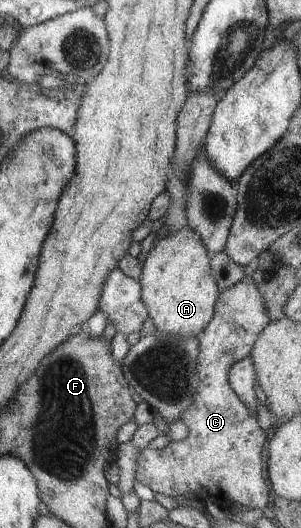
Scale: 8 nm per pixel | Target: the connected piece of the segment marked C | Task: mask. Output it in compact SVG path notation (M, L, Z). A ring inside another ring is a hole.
M245 276L237 285L220 293L213 319L198 338L196 372L199 385L196 397L194 402L181 412L181 420L188 428L188 437L182 441L171 441L164 449L140 450L135 460L135 481L148 486L154 494L164 494L172 498L194 494L201 503L213 503L227 512L230 511L229 505L235 503L247 508L266 509L270 501L270 489L262 475L262 450L266 445L267 433L258 425L257 417L231 387L229 372L239 360L251 356L256 341L270 323L269 314L253 277Z

